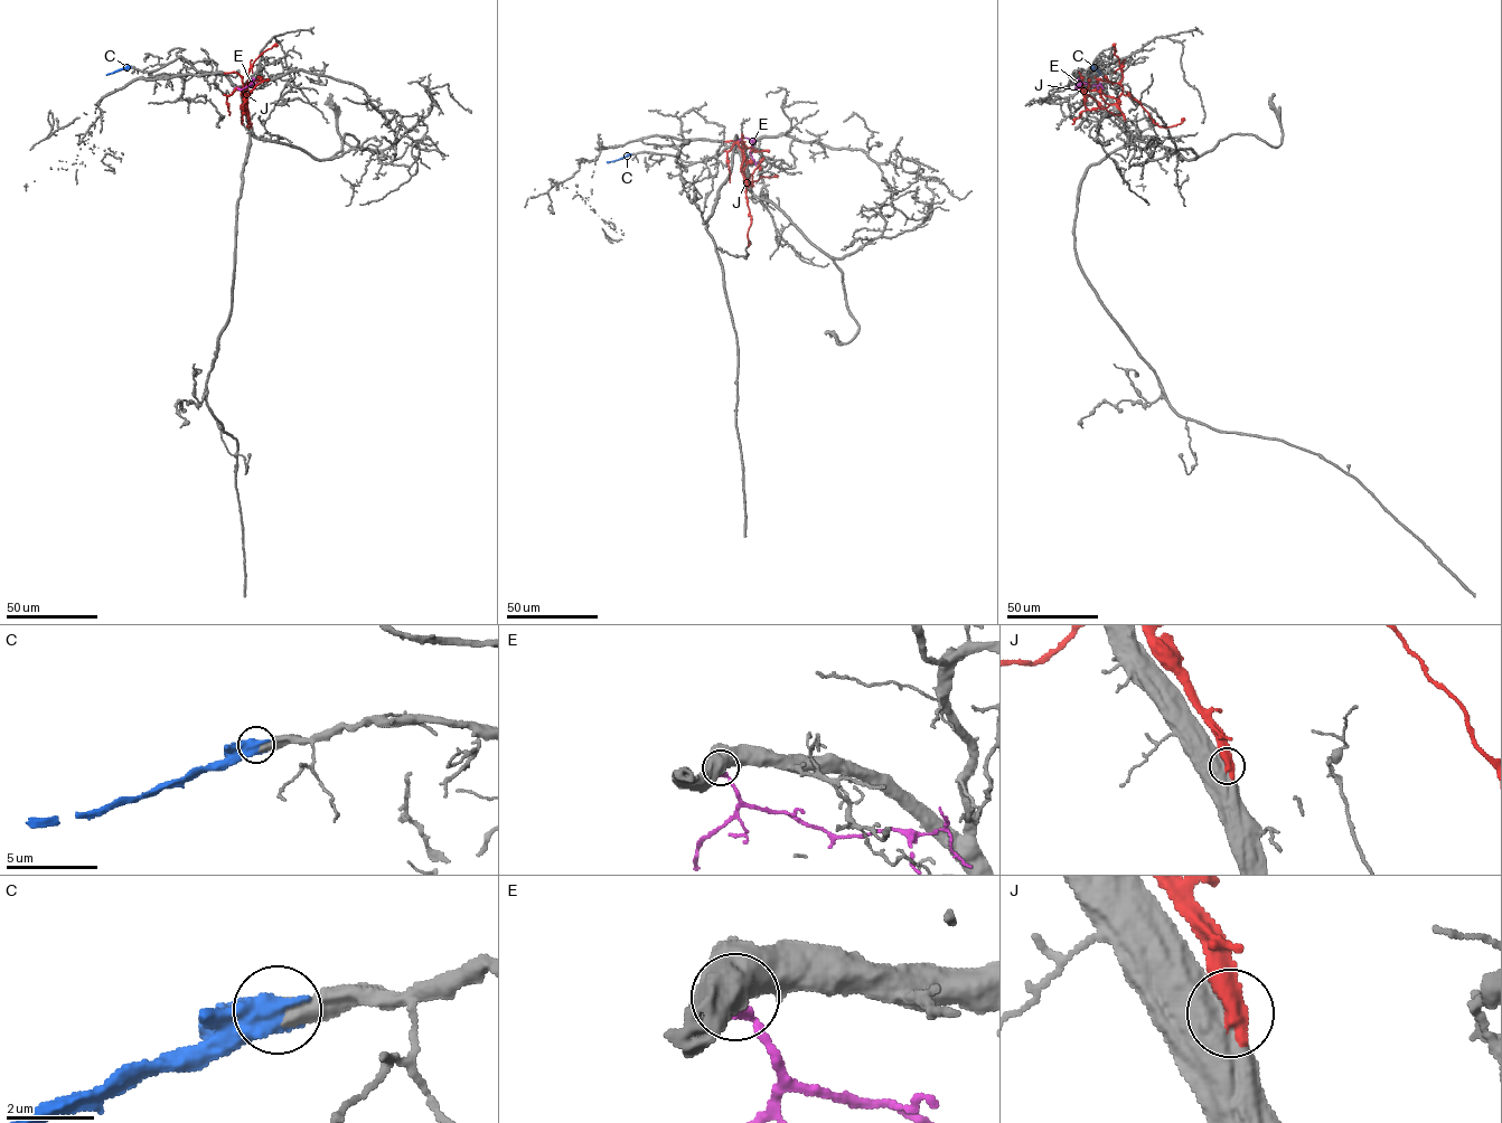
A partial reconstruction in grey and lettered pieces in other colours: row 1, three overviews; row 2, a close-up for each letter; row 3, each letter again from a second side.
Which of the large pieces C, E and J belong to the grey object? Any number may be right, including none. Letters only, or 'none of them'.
C

